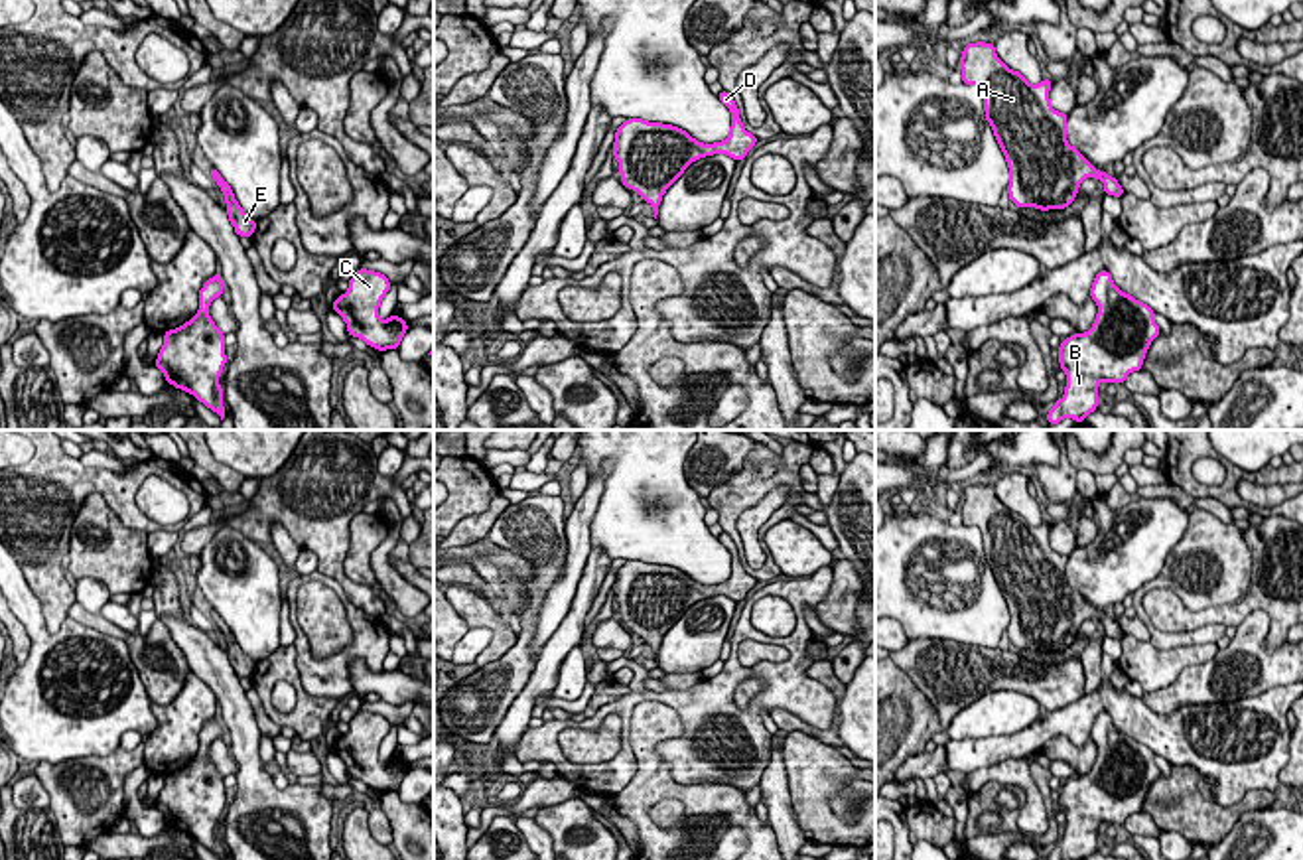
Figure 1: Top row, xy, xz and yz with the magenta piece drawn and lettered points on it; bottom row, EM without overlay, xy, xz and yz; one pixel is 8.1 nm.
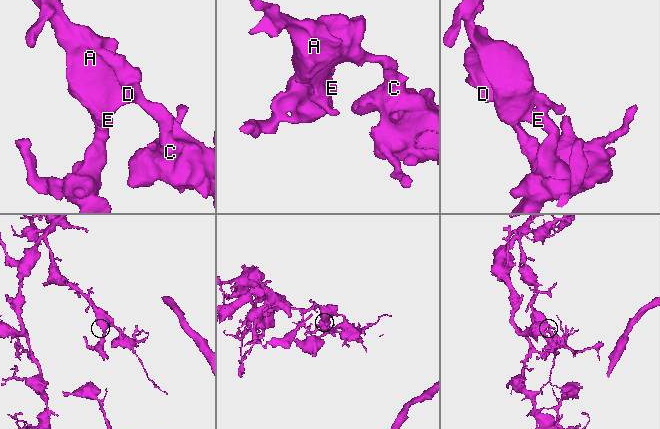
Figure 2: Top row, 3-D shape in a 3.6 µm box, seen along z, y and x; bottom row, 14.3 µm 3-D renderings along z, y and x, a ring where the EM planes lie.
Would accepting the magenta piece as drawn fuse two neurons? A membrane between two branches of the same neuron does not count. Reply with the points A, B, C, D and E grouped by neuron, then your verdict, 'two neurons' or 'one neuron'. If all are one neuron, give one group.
A B C D E; one neuron

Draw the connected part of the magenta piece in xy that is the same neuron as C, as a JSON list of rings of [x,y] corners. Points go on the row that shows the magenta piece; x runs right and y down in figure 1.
[[[361,268],[349,280],[349,290],[333,302],[333,310],[347,323],[351,337],[363,339],[378,349],[396,349],[408,331],[402,318],[392,314],[388,320],[378,318],[380,300],[390,290],[390,280],[375,270]]]

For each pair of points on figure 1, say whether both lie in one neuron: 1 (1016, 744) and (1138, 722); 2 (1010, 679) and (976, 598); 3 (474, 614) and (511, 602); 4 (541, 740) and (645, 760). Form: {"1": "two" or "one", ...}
{"1": "one", "2": "two", "3": "two", "4": "two"}

